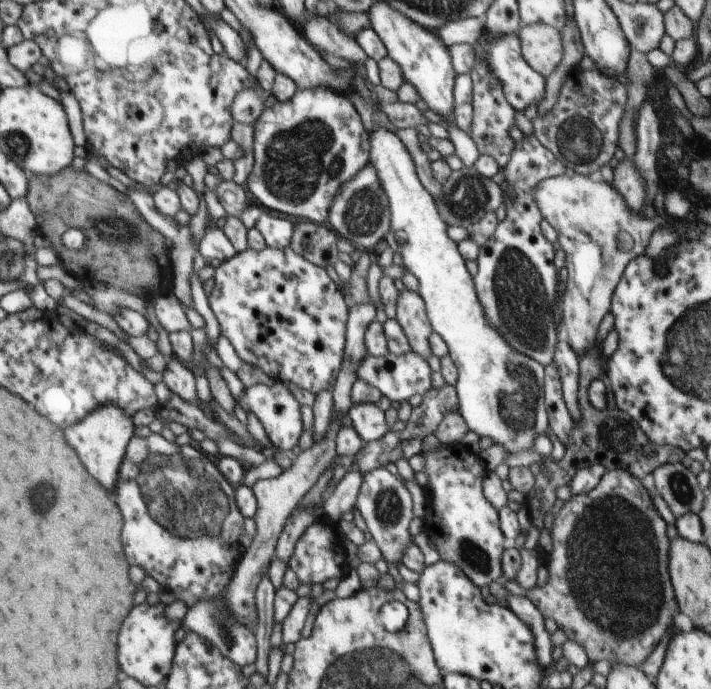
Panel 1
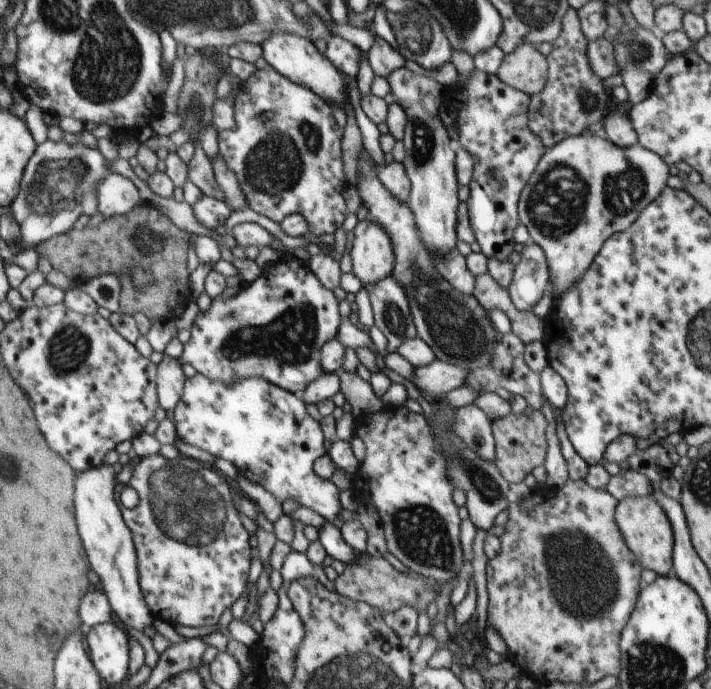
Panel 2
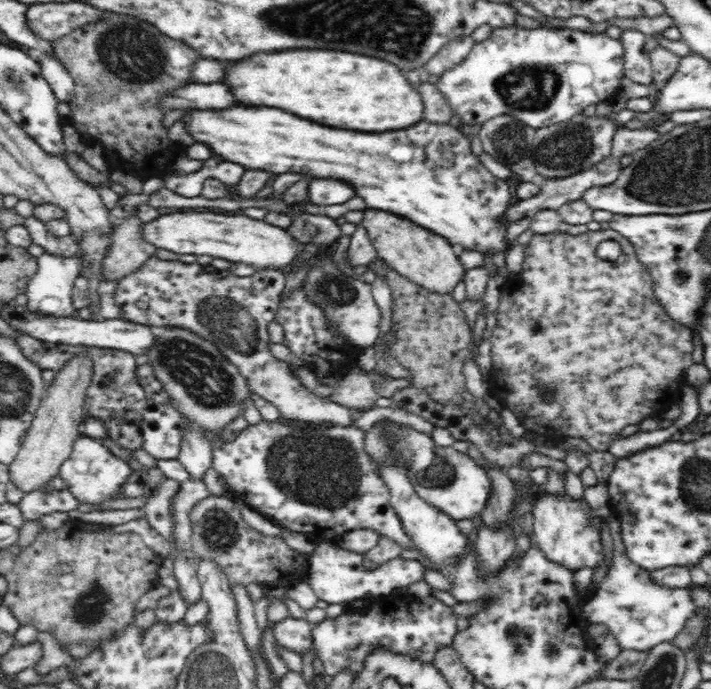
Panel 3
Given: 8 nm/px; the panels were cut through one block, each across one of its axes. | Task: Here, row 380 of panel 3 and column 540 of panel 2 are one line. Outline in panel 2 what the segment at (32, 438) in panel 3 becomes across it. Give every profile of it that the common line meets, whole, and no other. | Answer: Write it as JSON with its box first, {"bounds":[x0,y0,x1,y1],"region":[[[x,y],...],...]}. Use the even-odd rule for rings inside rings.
{"bounds":[497,43,548,96],"region":[[[524,43],[516,50],[505,53],[497,77],[532,96],[544,88],[548,69],[547,57],[535,45]]]}

